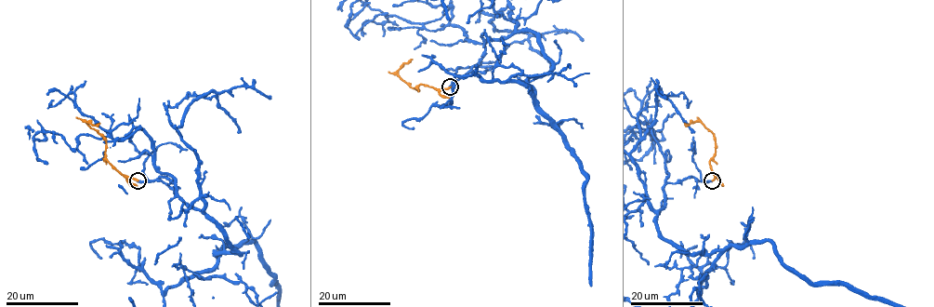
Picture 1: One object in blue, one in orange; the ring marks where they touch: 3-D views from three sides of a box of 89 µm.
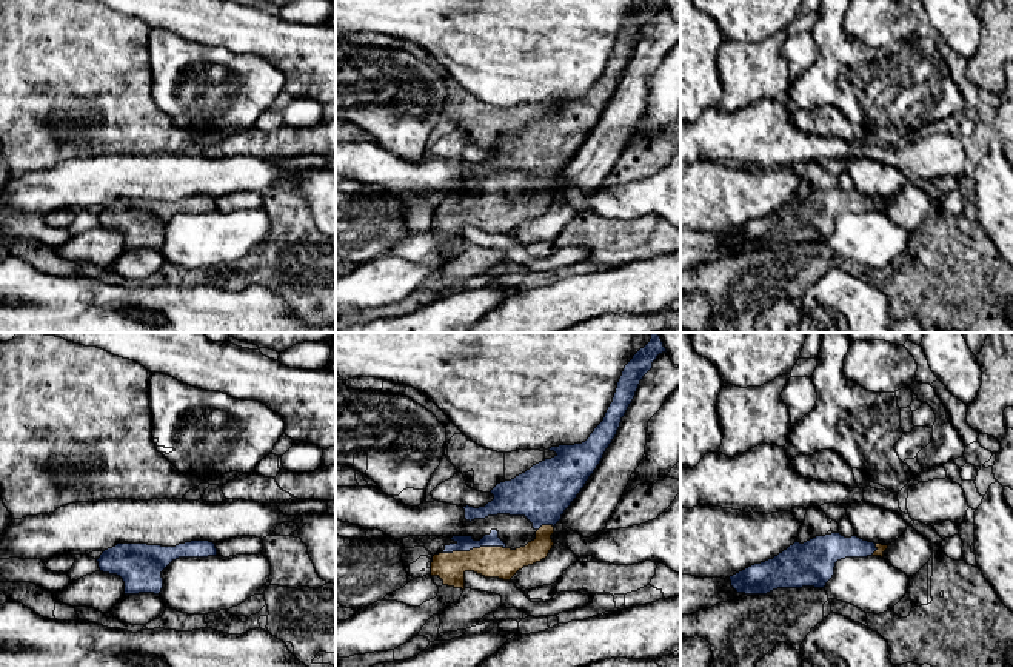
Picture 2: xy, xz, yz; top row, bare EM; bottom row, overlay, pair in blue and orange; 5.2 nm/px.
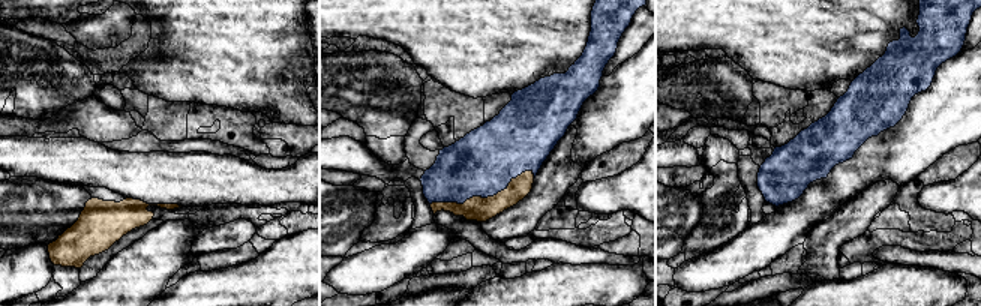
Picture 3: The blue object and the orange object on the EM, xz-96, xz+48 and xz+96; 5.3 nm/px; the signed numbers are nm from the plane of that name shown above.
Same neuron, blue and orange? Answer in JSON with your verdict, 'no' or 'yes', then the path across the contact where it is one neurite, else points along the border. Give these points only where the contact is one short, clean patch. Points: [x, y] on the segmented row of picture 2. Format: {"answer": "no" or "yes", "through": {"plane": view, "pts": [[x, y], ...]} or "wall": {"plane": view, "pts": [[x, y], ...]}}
{"answer": "yes"}

